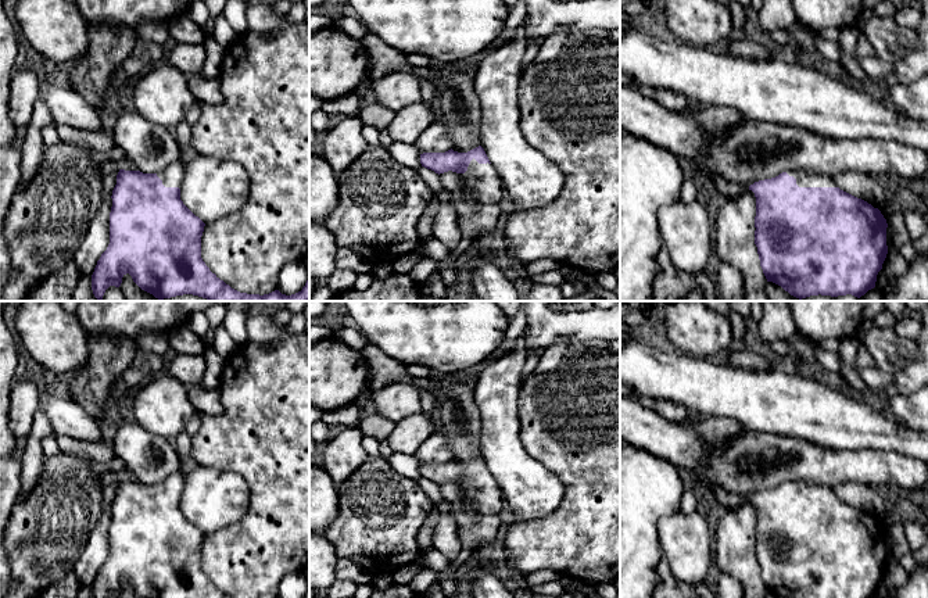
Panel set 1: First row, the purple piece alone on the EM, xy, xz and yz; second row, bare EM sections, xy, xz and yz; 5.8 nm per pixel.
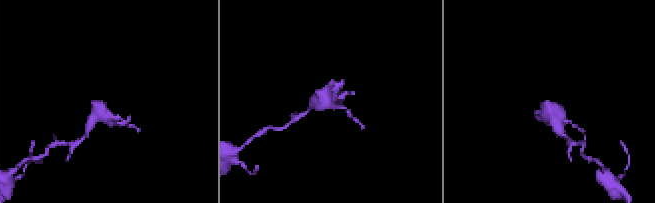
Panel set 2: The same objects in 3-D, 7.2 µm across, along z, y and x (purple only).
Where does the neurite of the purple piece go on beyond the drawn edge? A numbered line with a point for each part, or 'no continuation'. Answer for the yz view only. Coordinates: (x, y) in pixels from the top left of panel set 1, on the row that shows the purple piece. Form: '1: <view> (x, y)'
1: yz (803, 178)

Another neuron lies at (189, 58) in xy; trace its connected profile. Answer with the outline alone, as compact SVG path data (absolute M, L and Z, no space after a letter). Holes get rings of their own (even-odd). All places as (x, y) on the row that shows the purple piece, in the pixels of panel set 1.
M175 43L166 61L184 74L190 80L196 80L207 60L203 44Z

